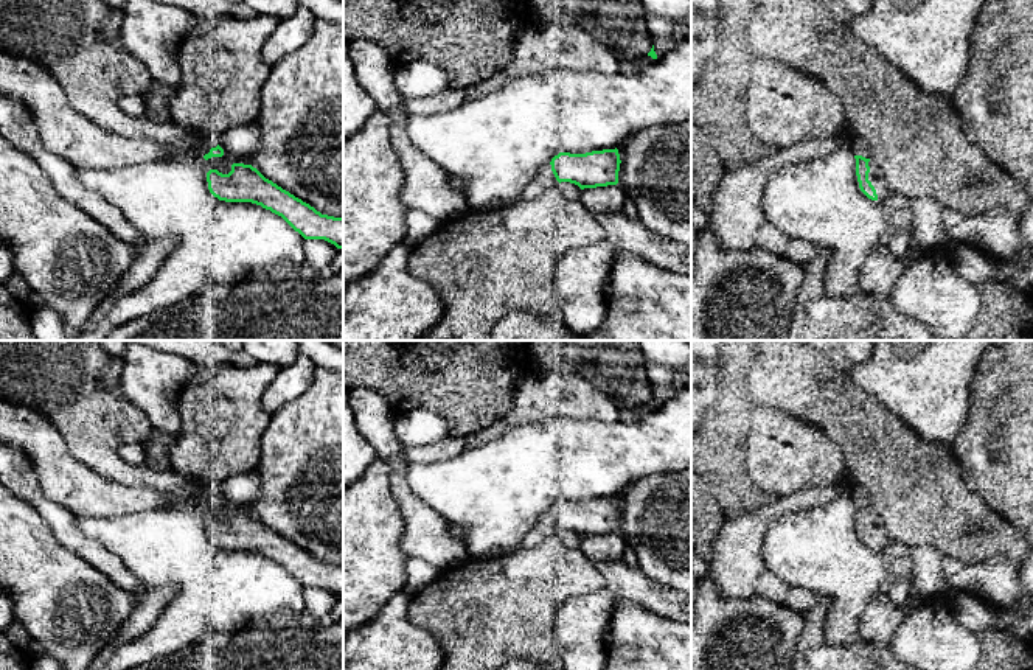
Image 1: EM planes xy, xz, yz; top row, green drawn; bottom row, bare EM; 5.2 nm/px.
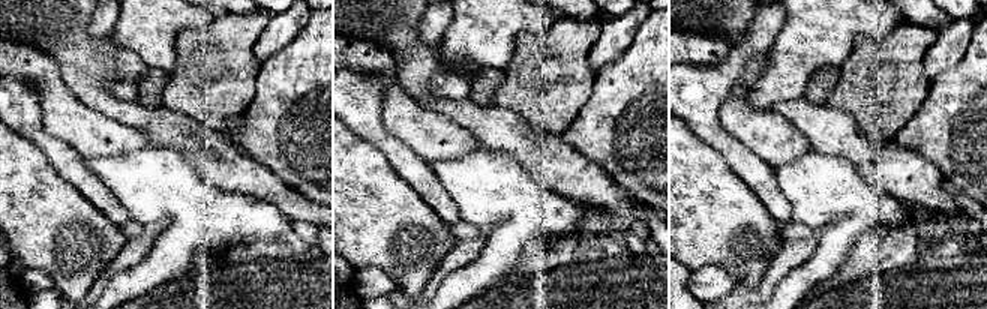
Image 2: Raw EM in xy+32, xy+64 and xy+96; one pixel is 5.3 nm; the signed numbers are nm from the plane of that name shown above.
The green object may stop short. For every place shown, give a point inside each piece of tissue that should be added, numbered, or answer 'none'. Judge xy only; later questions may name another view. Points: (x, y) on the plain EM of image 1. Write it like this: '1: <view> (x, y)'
1: xy (59, 380)

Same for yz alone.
1: yz (858, 493)

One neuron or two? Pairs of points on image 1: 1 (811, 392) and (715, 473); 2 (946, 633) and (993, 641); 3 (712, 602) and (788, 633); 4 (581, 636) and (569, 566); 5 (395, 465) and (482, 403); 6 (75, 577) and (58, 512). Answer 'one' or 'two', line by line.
1: two
2: two
3: one
4: two
5: two
6: two

